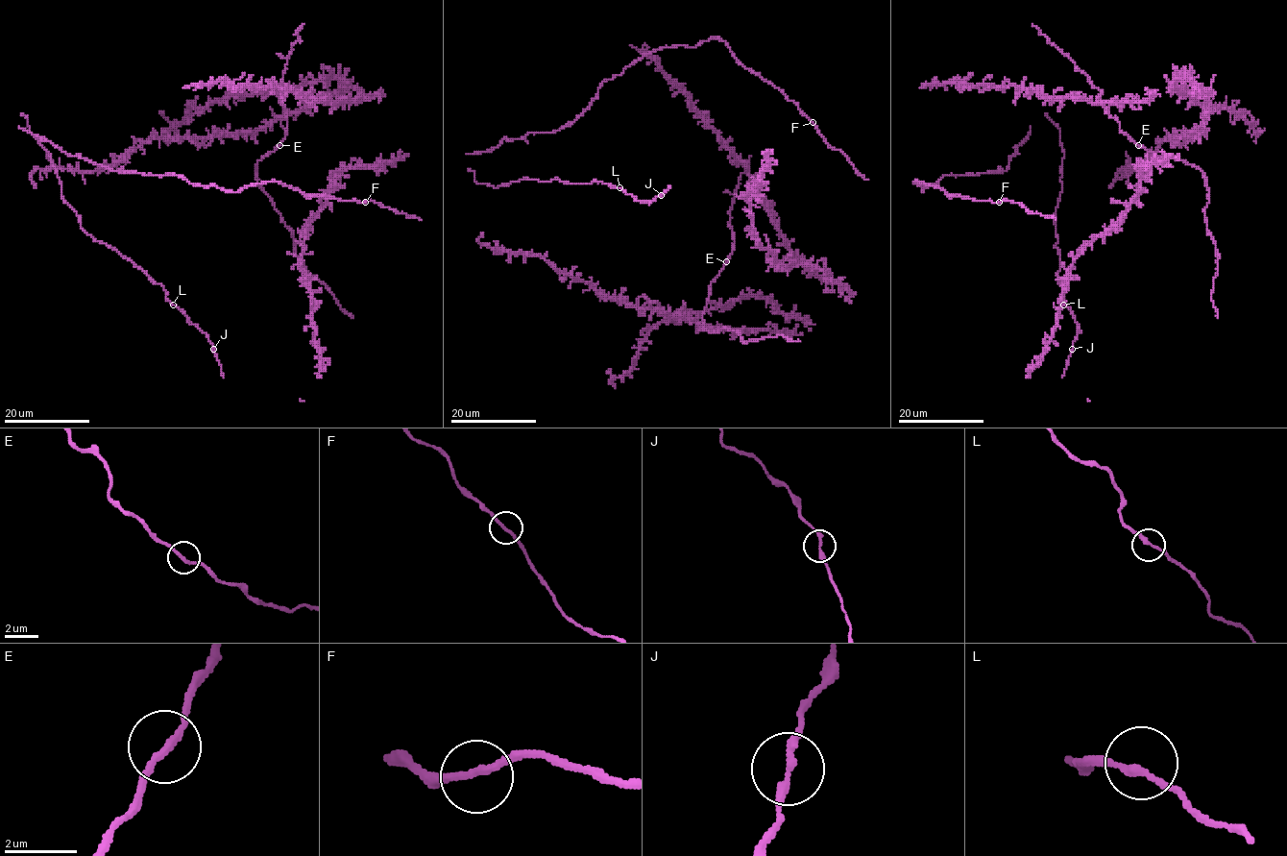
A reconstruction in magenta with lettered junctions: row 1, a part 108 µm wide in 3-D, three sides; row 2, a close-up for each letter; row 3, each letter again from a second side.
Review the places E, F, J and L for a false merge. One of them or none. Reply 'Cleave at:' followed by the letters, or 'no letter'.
Cleave at: no letter

